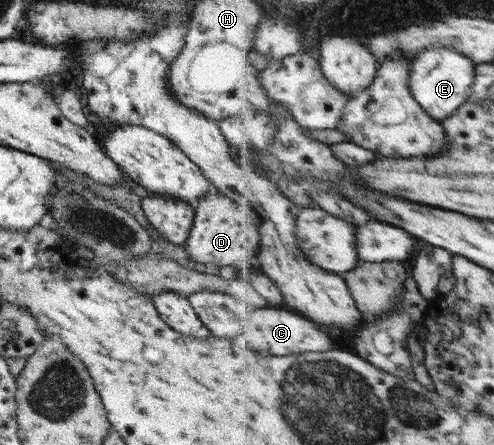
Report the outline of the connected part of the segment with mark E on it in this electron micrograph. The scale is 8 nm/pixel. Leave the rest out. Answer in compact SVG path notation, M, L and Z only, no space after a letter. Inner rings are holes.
M431 46L417 54L411 62L410 85L412 96L437 121L445 120L470 100L476 78L475 62L465 54L447 46Z

